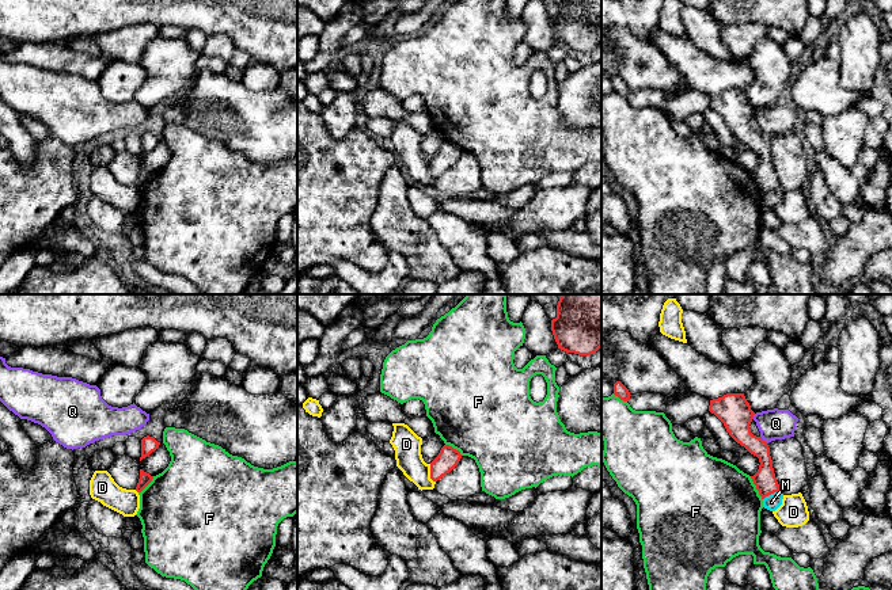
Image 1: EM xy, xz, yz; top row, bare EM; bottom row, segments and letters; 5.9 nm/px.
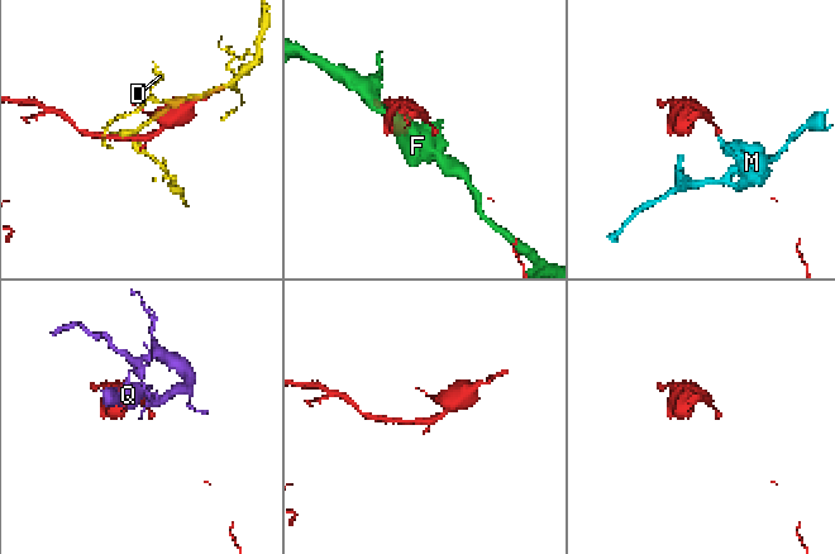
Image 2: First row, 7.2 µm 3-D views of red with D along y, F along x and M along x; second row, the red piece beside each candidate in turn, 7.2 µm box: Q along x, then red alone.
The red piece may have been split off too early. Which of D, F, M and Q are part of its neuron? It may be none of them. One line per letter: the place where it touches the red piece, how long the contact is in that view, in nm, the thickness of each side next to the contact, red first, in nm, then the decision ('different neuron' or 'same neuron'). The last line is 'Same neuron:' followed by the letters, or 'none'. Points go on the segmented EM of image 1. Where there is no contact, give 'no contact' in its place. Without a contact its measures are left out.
D: contact xz (431, 474); length 120 nm; calibres 130 and 160 nm; different neuron
F: contact yz (756, 488); length 160 nm; calibres 130 and 500 nm; different neuron
M: contact yz (771, 493); length 120 nm; calibres 130 and 90 nm; different neuron
Q: contact yz (762, 440); length 60 nm; calibres 200 and 180 nm; different neuron
Same neuron: none

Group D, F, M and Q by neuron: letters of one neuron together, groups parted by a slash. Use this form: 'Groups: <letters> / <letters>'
Groups: D / F / M / Q

